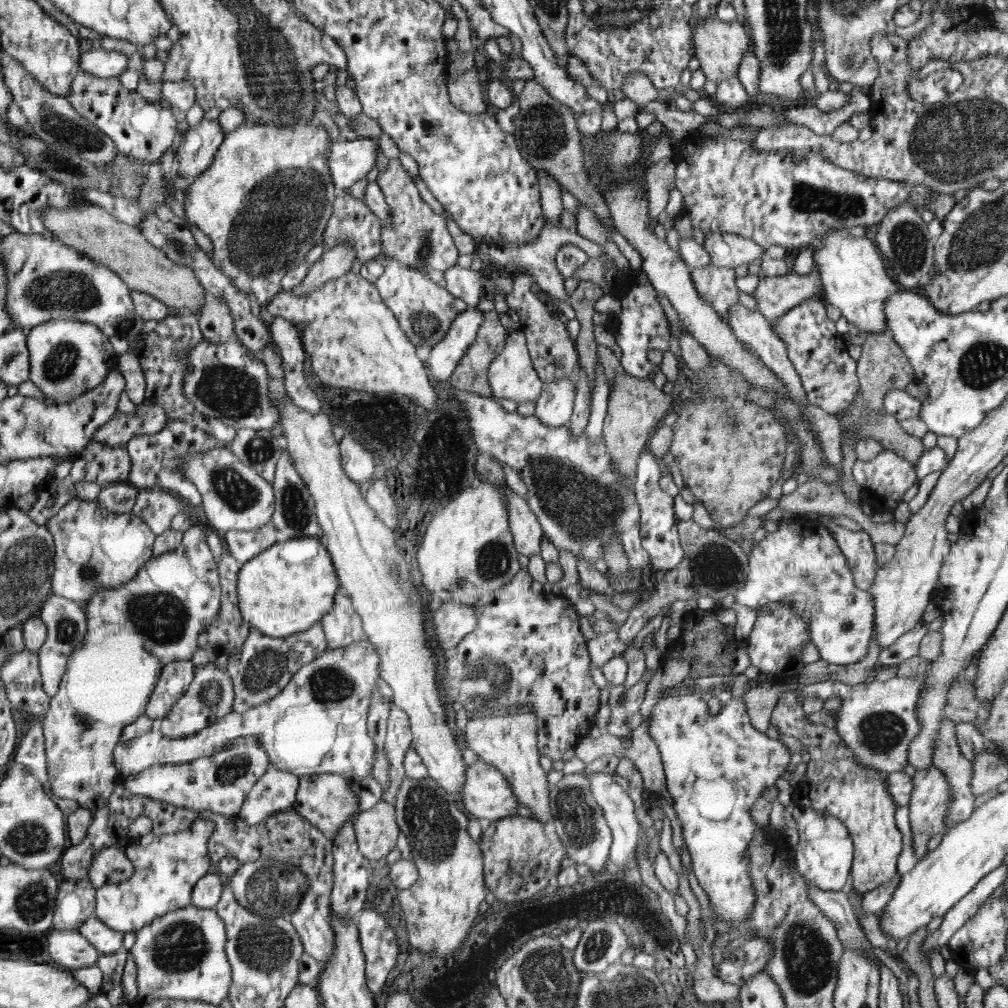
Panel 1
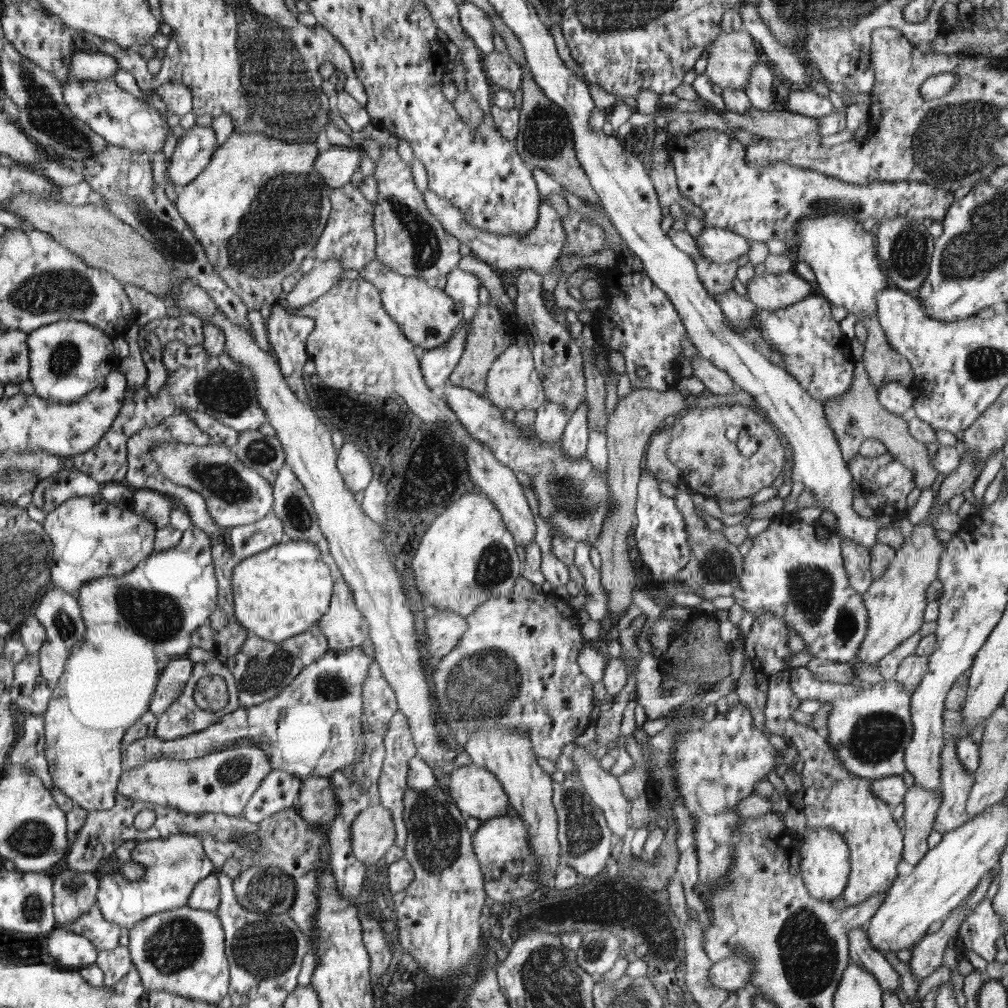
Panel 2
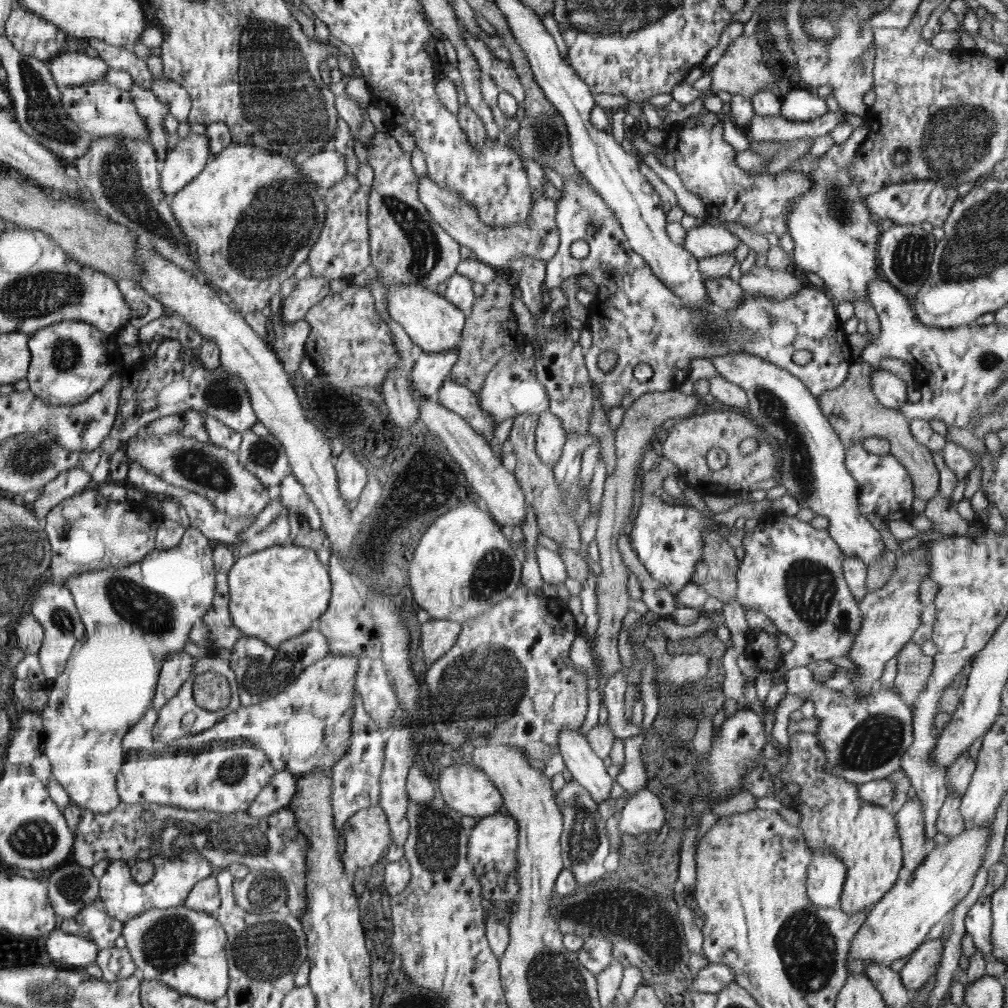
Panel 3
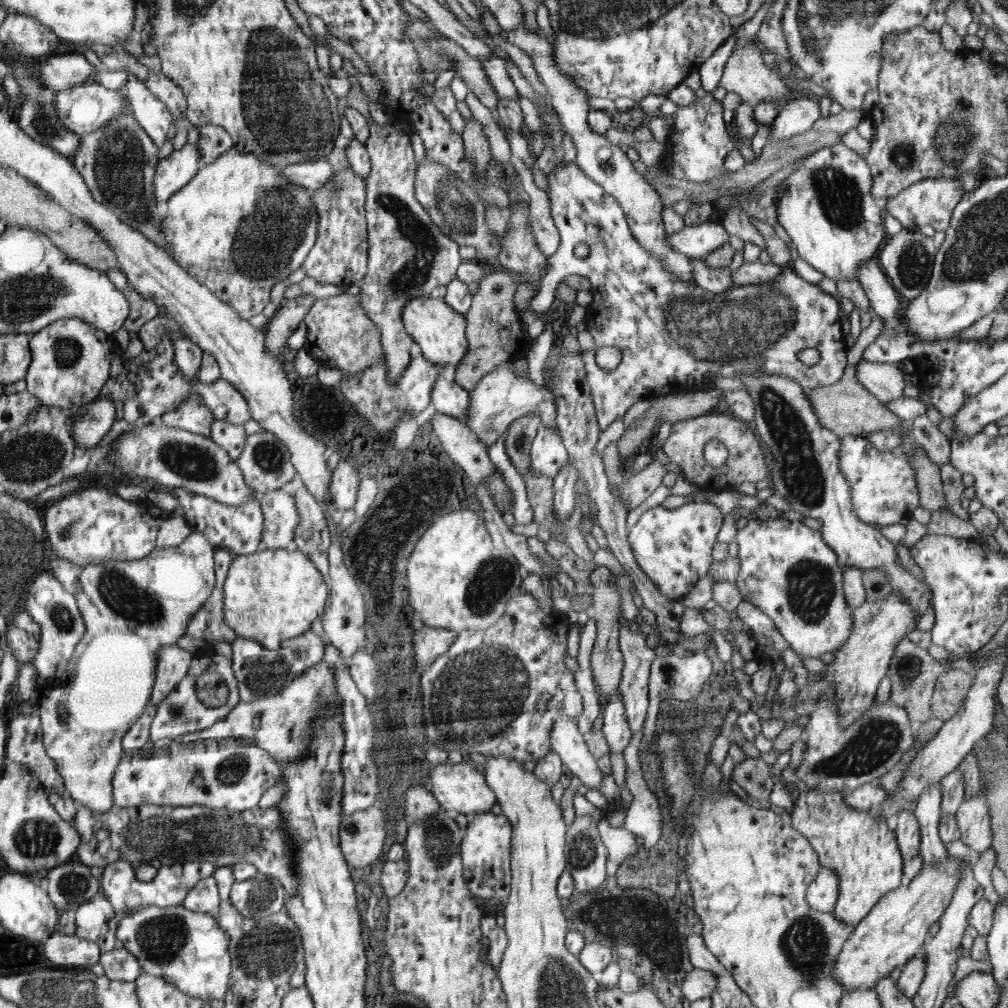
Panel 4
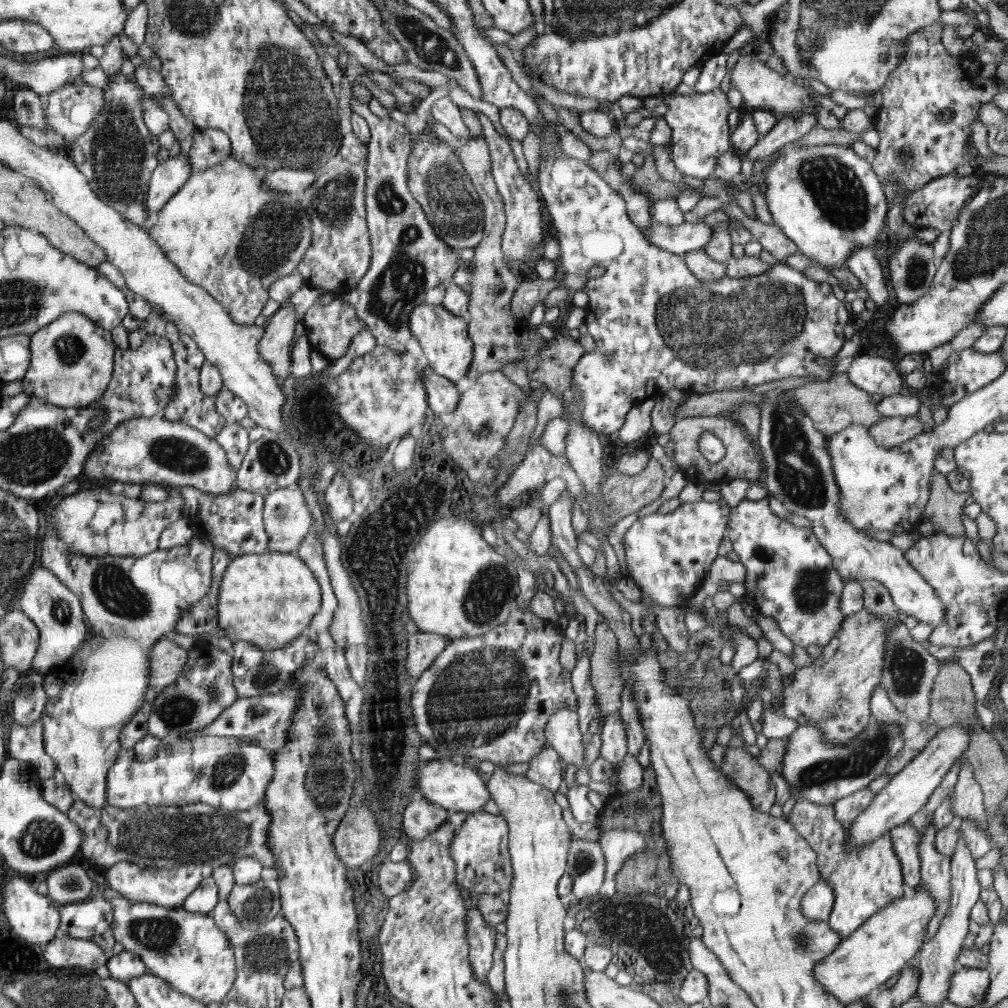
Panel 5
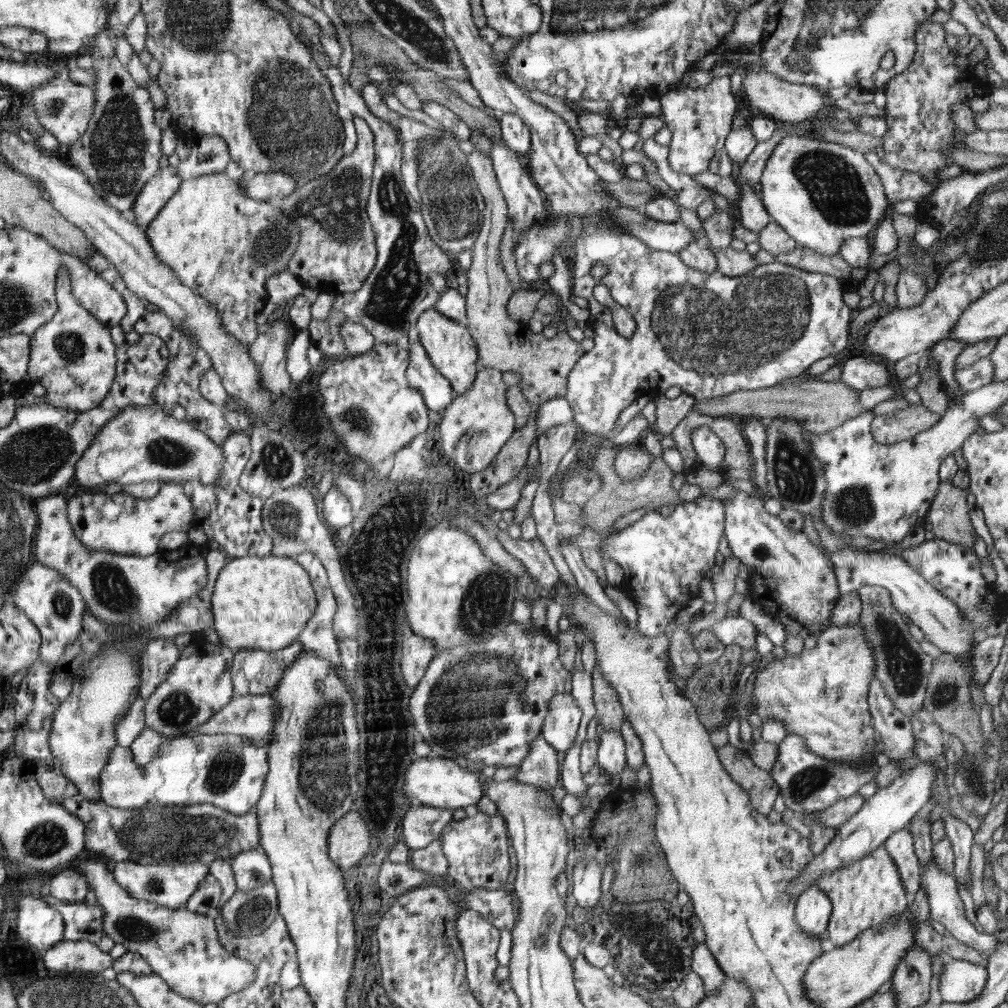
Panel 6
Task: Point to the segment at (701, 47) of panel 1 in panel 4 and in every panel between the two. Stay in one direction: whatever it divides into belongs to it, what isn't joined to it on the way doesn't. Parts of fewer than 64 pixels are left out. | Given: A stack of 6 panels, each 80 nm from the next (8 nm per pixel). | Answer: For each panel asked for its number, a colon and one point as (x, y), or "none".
2: (730, 58)
3: (740, 70)
4: (745, 73)

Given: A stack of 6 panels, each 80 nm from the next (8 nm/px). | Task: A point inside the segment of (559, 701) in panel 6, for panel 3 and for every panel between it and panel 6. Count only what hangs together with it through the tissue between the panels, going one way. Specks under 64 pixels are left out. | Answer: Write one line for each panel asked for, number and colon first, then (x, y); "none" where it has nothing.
3: (585, 766)
4: (569, 743)
5: (563, 734)

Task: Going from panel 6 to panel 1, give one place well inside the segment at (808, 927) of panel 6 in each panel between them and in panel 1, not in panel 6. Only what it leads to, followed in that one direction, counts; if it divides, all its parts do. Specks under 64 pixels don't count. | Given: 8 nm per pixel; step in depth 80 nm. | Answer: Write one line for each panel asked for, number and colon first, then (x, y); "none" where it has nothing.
1: (824, 853)
2: (825, 867)
3: (826, 876)
4: (822, 894)
5: (817, 904)

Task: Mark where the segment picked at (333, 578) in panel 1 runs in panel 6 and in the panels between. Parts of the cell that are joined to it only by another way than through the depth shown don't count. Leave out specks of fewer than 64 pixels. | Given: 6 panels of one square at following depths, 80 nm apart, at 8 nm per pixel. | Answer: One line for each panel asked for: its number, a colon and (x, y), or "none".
2: (281, 592)
3: (276, 593)
4: (272, 595)
5: (269, 599)
6: (264, 603)

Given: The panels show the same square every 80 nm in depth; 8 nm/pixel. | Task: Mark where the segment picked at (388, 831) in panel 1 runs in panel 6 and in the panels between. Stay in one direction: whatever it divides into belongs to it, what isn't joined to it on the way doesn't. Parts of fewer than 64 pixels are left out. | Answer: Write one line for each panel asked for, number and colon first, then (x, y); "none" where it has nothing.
2: (373, 831)
3: (367, 834)
4: (362, 833)
5: (357, 840)
6: (349, 843)

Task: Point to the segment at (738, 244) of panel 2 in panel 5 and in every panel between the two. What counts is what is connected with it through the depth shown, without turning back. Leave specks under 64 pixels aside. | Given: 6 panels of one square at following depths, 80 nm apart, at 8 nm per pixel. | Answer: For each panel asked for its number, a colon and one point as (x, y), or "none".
3: (707, 240)
4: (698, 241)
5: (688, 237)

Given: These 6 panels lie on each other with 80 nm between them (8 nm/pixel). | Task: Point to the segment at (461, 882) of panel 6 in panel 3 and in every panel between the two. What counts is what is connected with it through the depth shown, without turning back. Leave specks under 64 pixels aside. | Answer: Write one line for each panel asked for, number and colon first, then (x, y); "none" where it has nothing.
3: (494, 842)
4: (486, 849)
5: (481, 850)

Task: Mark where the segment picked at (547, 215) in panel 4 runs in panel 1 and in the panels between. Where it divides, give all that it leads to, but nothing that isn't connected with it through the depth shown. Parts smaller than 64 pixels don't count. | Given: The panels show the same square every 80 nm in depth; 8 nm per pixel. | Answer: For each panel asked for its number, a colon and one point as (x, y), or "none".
1: (538, 256)
2: (537, 250)
3: (538, 236)

